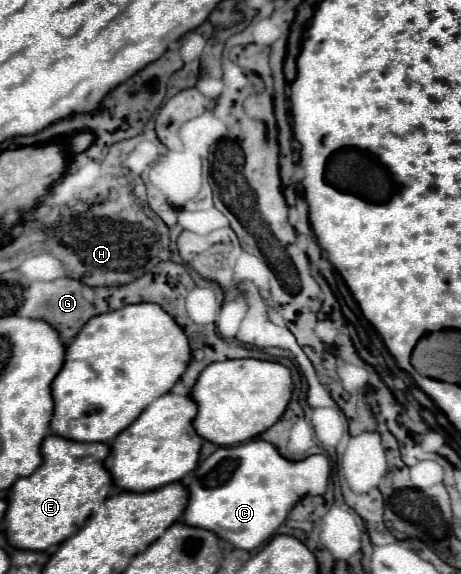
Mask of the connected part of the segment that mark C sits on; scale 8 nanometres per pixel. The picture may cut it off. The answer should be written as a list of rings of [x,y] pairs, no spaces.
[[[251,440],[231,448],[217,448],[193,478],[187,480],[187,506],[183,522],[205,528],[235,548],[259,548],[287,518],[289,510],[305,494],[323,494],[329,480],[329,462],[325,456],[309,456],[301,462],[285,460],[277,448],[265,440]]]

